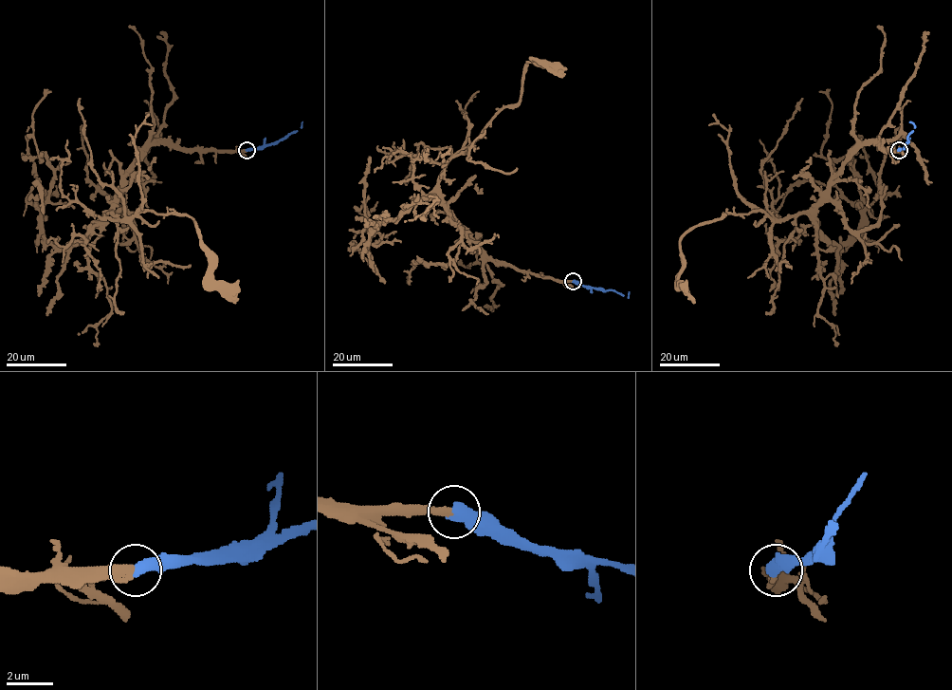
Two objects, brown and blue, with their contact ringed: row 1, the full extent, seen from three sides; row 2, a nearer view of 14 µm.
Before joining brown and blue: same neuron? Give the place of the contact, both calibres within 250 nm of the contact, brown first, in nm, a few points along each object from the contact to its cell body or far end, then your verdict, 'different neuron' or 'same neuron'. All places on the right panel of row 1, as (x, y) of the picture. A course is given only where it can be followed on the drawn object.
place (899, 150); calibres 360 and 550 nm; course brown (899, 150), (864, 144), (832, 177), (814, 218), (837, 247), (861, 181), (822, 156), (819, 91); course blue (899, 150), (907, 141), (907, 136), (914, 127), (909, 122); same neuron

